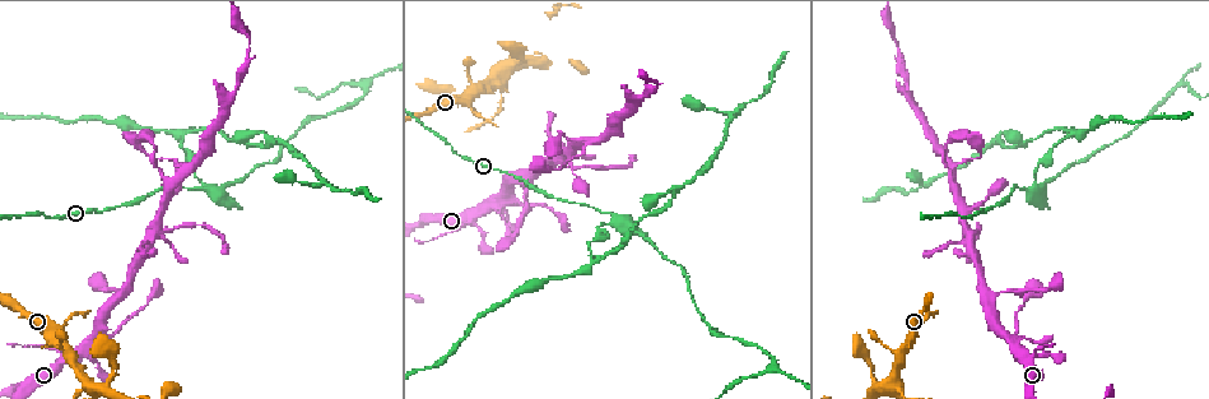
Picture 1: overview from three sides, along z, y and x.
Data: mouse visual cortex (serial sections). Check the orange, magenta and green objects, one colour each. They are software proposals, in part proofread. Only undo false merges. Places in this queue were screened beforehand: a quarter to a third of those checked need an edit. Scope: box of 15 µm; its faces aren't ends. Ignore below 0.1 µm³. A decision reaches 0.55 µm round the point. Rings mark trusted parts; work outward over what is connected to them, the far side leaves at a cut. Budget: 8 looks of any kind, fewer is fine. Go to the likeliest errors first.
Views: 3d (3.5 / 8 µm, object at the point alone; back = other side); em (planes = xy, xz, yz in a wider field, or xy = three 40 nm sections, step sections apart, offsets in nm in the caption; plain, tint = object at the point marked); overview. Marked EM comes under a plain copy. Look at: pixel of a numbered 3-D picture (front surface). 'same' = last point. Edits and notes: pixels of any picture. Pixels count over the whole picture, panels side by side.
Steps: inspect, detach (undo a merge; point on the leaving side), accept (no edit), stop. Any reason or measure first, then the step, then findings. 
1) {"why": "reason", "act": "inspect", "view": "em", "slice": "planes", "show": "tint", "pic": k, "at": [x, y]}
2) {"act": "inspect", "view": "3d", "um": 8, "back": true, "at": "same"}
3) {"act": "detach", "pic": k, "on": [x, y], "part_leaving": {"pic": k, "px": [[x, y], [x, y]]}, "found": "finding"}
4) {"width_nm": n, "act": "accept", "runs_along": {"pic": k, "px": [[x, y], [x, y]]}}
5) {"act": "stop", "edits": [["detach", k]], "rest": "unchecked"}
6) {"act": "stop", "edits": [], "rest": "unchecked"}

{"why": "three arms meet", "act": "inspect", "view": "3d", "um": 3.5, "pic": 1, "at": [1027, 187]}

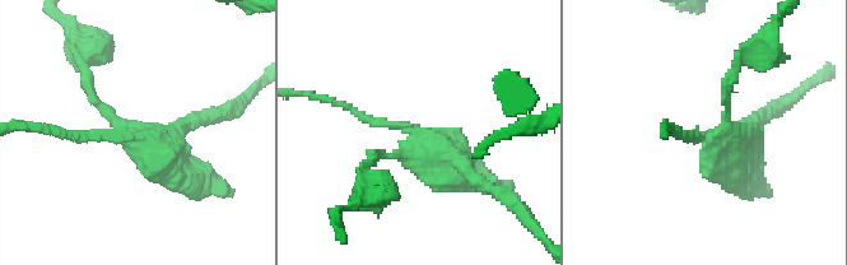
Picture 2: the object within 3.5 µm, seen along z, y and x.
{"act": "inspect", "view": "em", "slice": "planes", "show": "tint", "pic": 2, "at": [714, 136]}

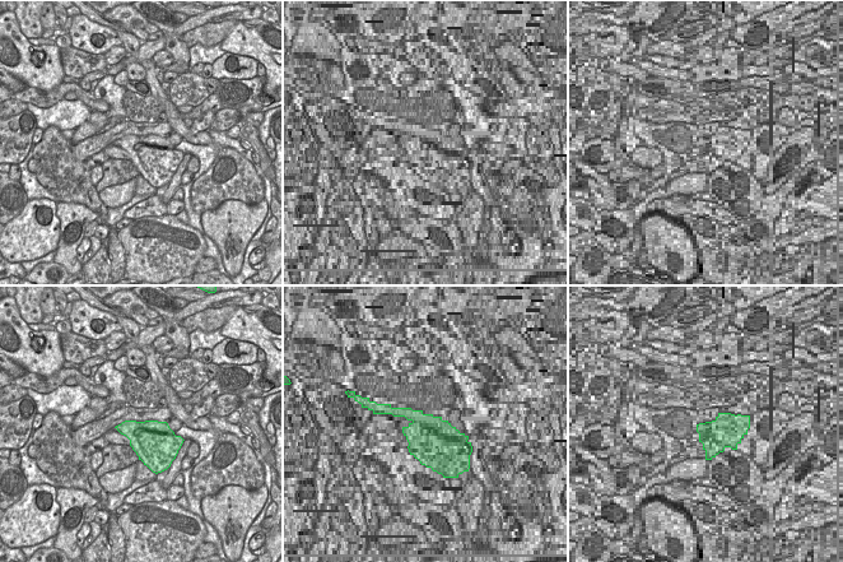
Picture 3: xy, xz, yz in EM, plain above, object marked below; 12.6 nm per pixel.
{"act": "detach", "pic": 2, "on": [745, 176], "part_leaving": {"pic": 2, "px": [[710, 138], [726, 130], [726, 83], [755, 47]]}, "found": "a second cell is stuck on"}

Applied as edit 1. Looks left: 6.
{"why": "redraw", "act": "inspect", "view": "overview"}

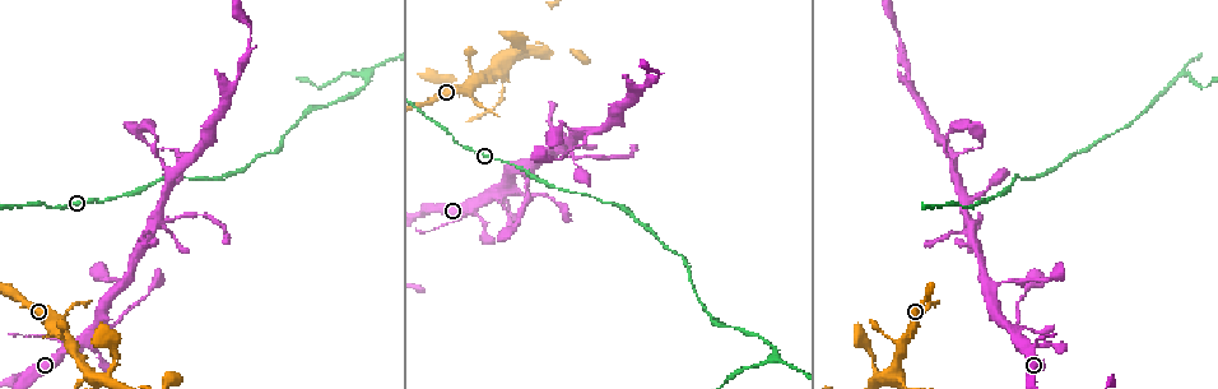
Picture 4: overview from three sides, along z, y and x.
{"why": "three arms meet", "act": "inspect", "view": "3d", "um": 8, "pic": 4, "at": [777, 355]}

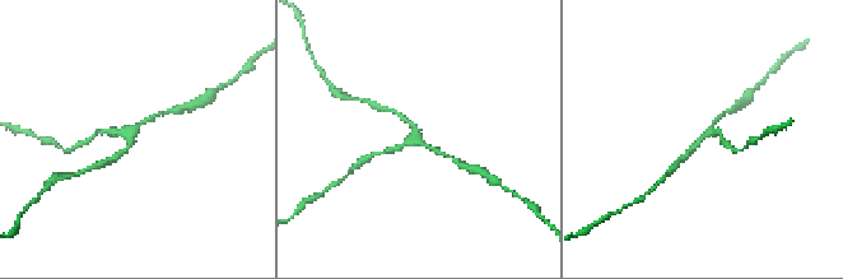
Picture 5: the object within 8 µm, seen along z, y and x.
{"act": "inspect", "view": "em", "slice": "planes", "show": "tint", "pic": 5, "at": [128, 133]}

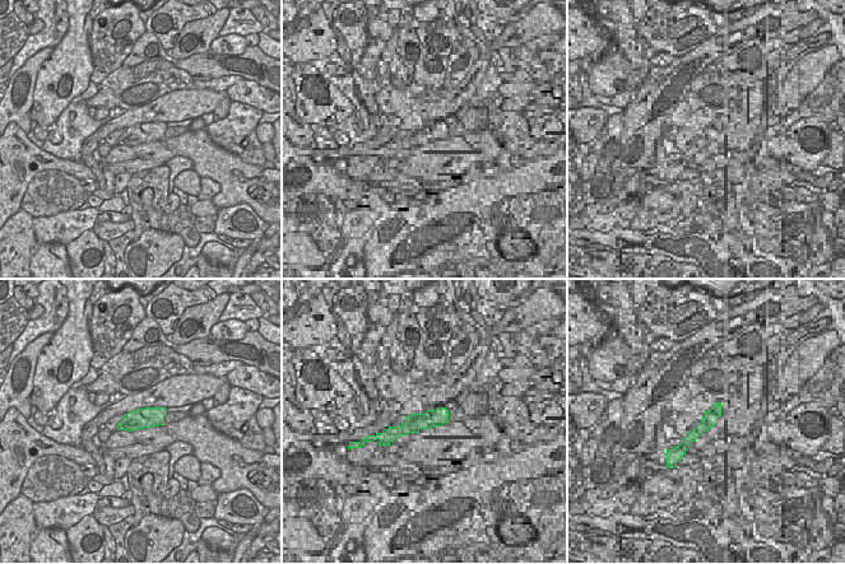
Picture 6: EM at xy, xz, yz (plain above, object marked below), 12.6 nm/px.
{"arms": 3, "arm_widths_nm": [150, 150, 200], "act": "accept", "runs_along": {"pic": 5, "px": [[684, 158], [703, 135], [720, 134]]}, "found": "all the same cell"}

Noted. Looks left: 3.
{"why": "four arms meet", "act": "inspect", "view": "3d", "um": 8, "pic": 4, "at": [496, 71]}

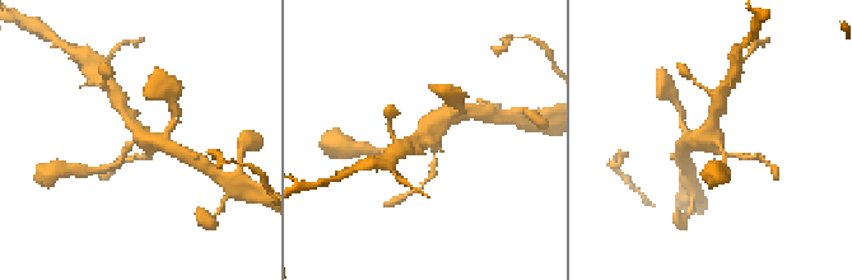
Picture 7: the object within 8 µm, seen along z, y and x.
{"act": "inspect", "view": "3d", "um": 3.5, "pic": 7, "at": [429, 134]}

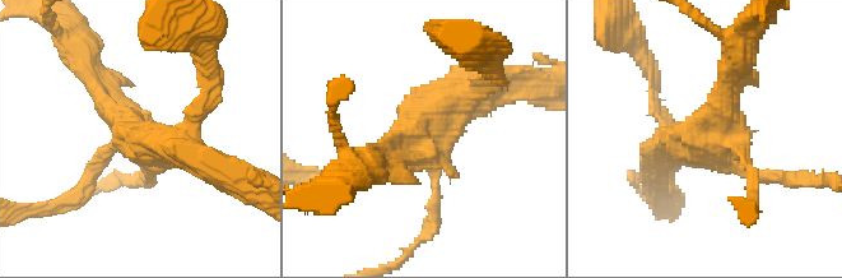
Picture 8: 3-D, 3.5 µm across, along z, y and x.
{"why": "need the tissue", "act": "inspect", "view": "em", "slice": "xy", "step": 5, "show": "tint", "pic": 8, "at": [712, 136]}

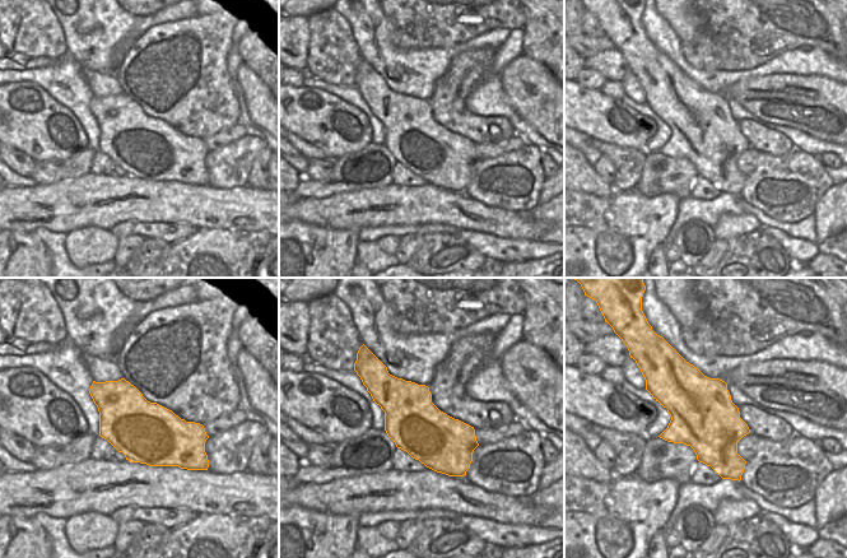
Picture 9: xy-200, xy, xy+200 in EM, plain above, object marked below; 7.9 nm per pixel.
{"act": "accept", "runs_along": {"pic": 8, "px": [[373, 158], [479, 92]]}, "found": "continuous, no second cell"}

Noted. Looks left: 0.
{"act": "stop", "edits": [["detach", 2]], "rest": "unchecked"}

